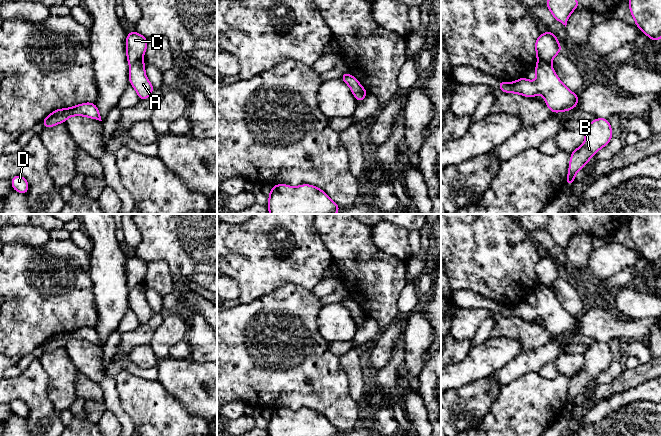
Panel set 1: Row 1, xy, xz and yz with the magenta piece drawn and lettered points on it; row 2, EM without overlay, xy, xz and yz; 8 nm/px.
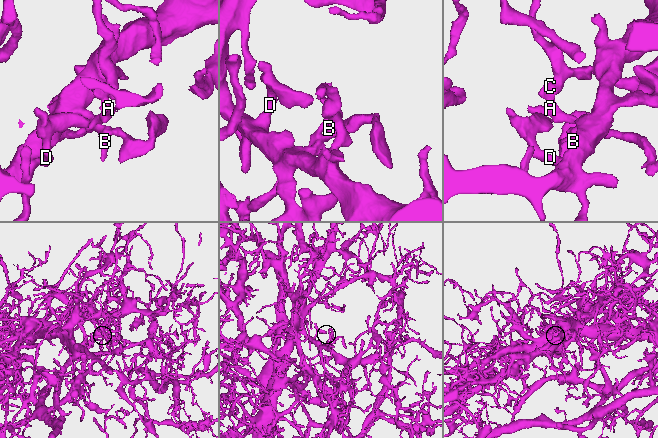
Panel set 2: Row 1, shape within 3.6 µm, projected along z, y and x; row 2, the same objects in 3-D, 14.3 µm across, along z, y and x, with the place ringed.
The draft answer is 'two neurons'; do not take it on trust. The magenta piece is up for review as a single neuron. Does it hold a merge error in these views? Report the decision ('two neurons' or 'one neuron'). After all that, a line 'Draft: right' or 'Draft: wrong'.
two neurons
Draft: right

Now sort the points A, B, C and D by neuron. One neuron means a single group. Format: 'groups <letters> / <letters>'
groups A / B C D

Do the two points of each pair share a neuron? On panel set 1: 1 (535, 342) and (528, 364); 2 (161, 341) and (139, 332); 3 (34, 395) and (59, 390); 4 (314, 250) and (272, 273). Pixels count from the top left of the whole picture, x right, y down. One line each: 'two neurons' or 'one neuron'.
1: two neurons
2: two neurons
3: two neurons
4: one neuron

